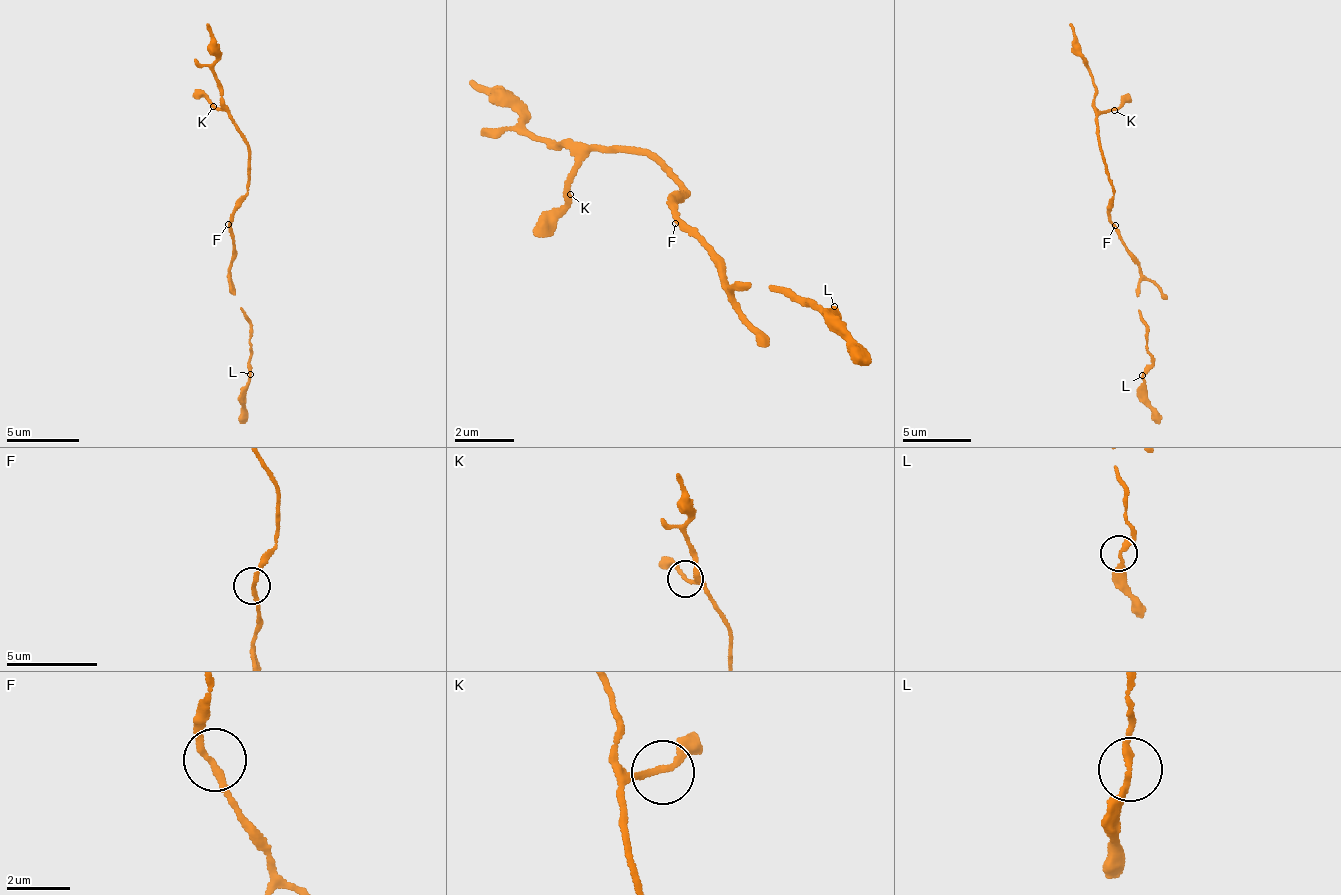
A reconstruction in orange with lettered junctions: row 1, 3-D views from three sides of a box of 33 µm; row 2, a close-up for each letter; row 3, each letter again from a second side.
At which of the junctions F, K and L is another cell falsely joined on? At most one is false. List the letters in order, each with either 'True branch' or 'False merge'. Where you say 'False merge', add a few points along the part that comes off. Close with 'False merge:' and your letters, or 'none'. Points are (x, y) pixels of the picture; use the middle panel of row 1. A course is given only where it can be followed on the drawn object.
F: True branch
K: True branch
L: True branch
False merge: none

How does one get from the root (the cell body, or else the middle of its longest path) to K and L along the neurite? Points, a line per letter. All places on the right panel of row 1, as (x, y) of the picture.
K: (1113, 225), (1110, 205), (1114, 187), (1108, 177), (1096, 124), (1102, 111), (1114, 110)
L: (1113, 225), (1142, 276), (1136, 297), (1137, 311), (1151, 364), (1140, 374)

